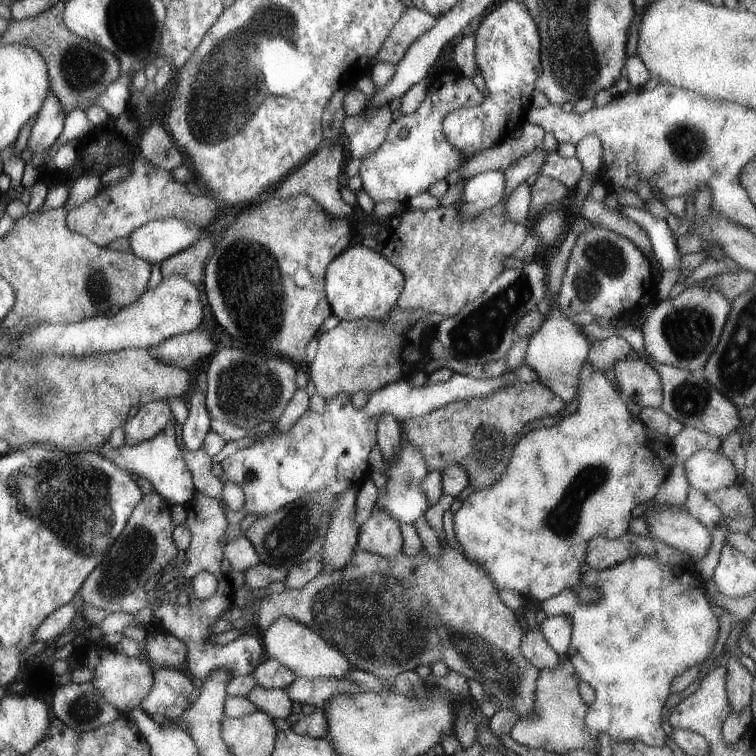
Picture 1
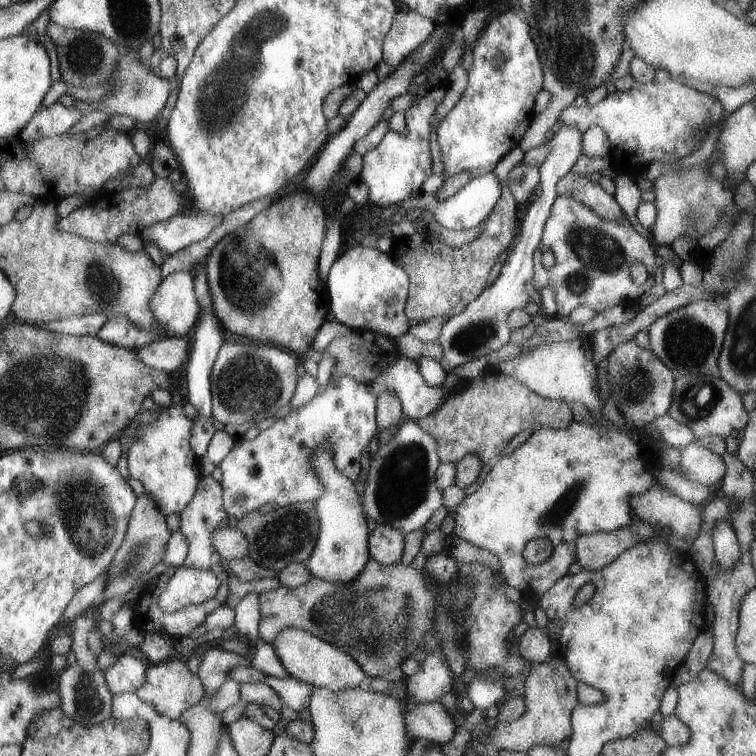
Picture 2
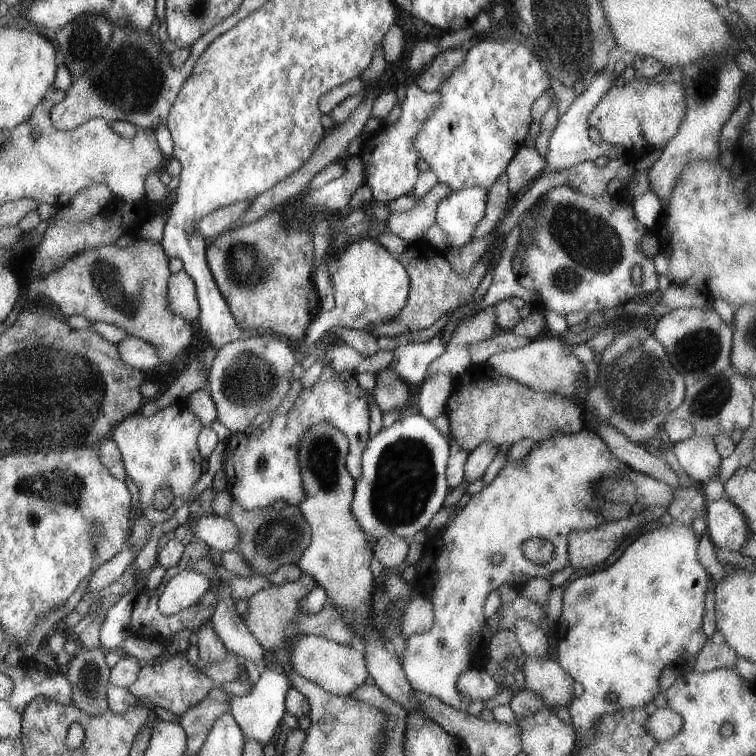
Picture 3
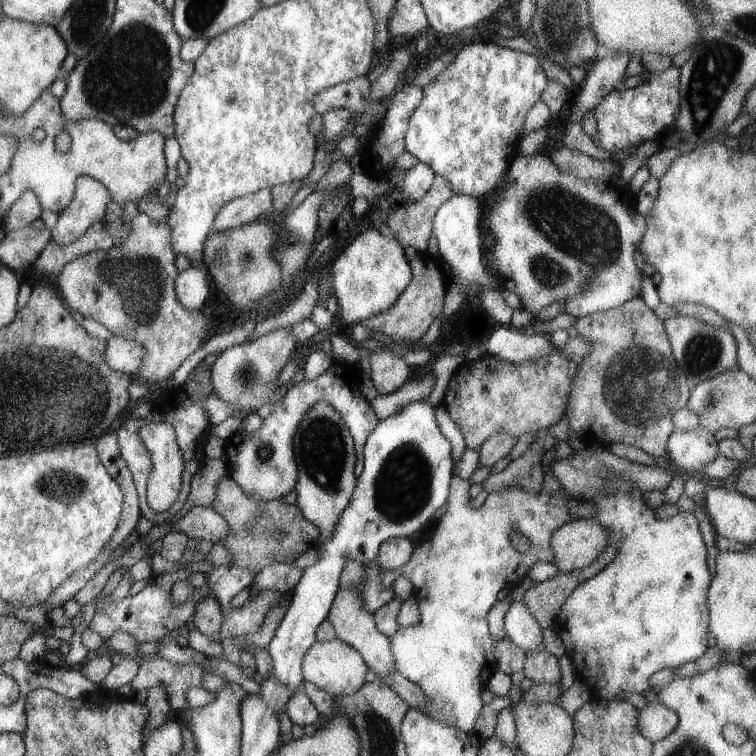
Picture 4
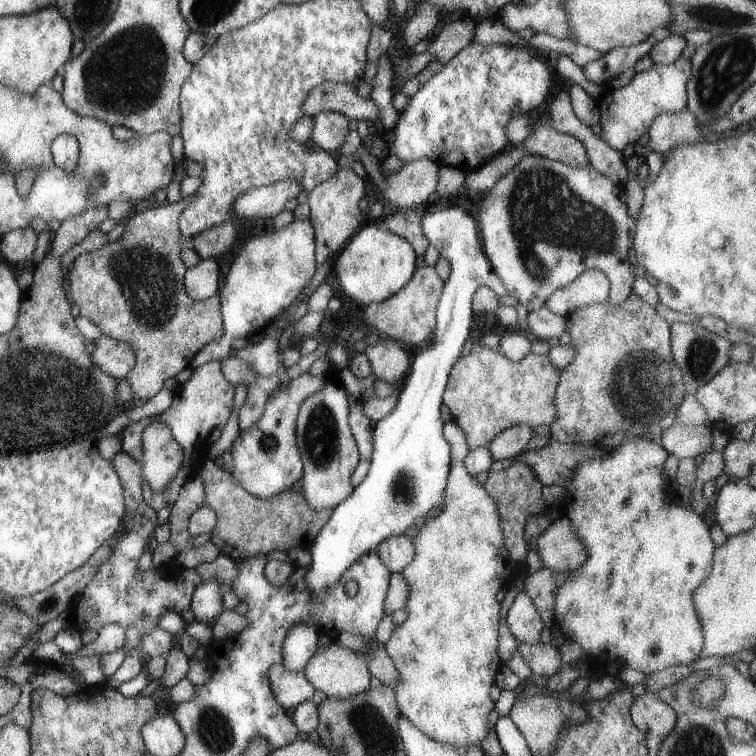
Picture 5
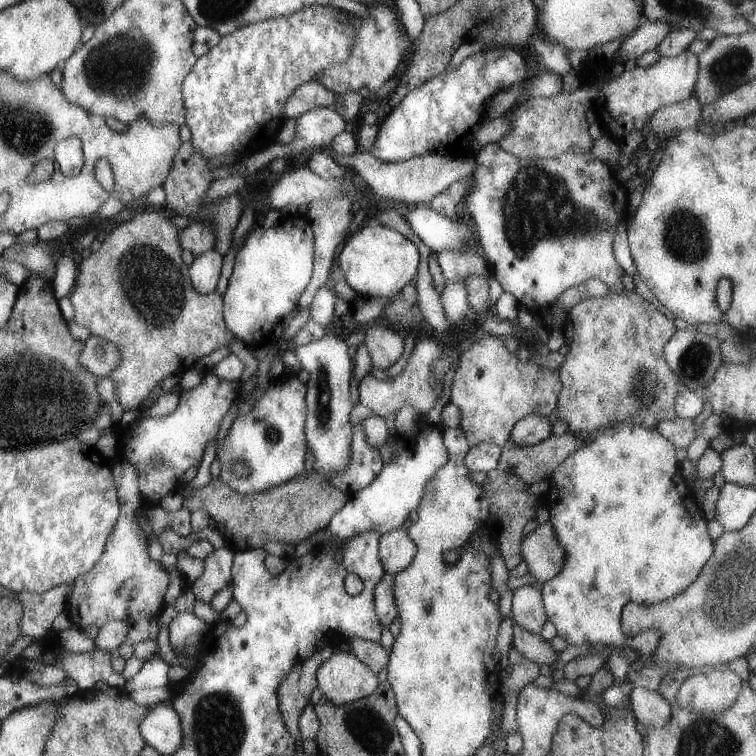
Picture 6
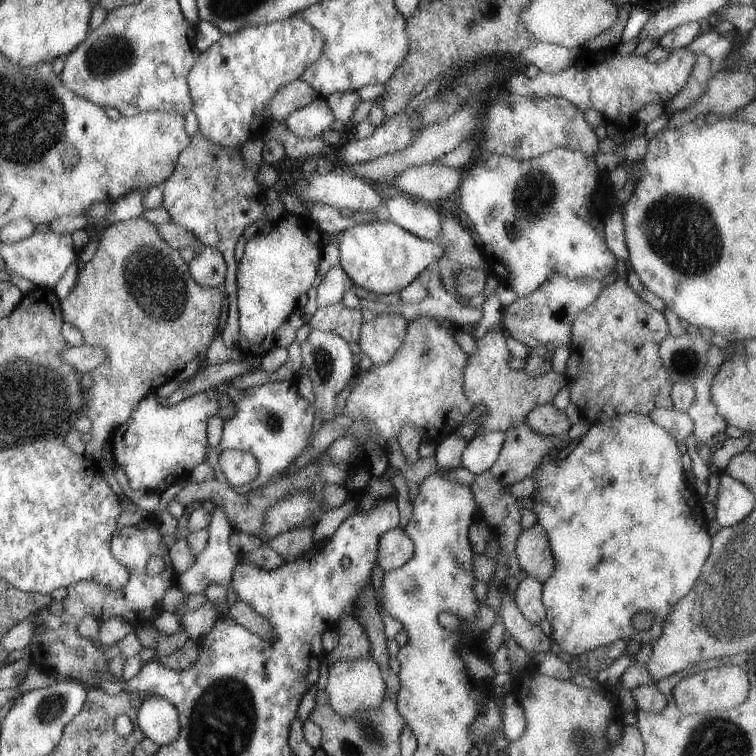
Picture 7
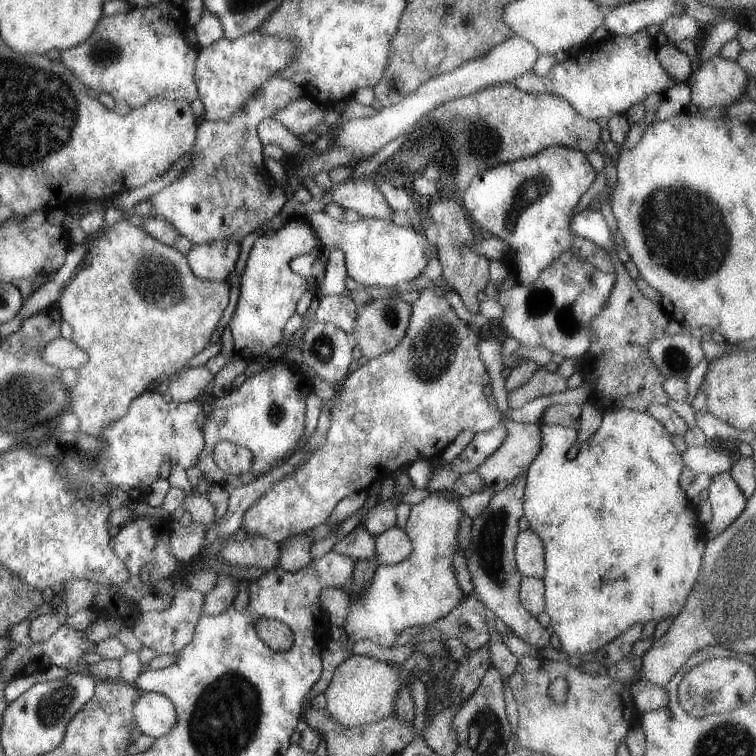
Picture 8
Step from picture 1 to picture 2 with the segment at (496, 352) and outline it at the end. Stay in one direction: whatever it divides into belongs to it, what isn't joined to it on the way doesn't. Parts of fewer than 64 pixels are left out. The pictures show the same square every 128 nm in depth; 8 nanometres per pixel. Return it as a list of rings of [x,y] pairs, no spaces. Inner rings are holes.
[[[562,126],[556,134],[548,137],[550,154],[539,166],[538,192],[528,203],[525,216],[523,216],[524,220],[519,223],[518,236],[514,239],[514,246],[510,250],[510,256],[503,264],[500,274],[462,312],[449,317],[440,330],[437,341],[442,346],[444,354],[440,360],[440,366],[446,373],[470,360],[486,356],[494,351],[498,352],[502,346],[509,343],[511,330],[508,326],[508,314],[512,310],[524,309],[536,290],[532,284],[534,252],[540,246],[544,224],[550,216],[555,198],[559,195],[556,192],[558,180],[570,171],[580,156],[585,154],[582,136],[583,134],[580,134],[580,130],[576,126]]]

